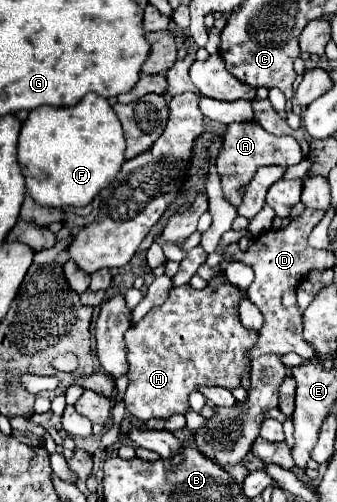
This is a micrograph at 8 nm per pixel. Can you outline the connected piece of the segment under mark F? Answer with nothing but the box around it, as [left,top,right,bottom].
[17,93,125,207]

